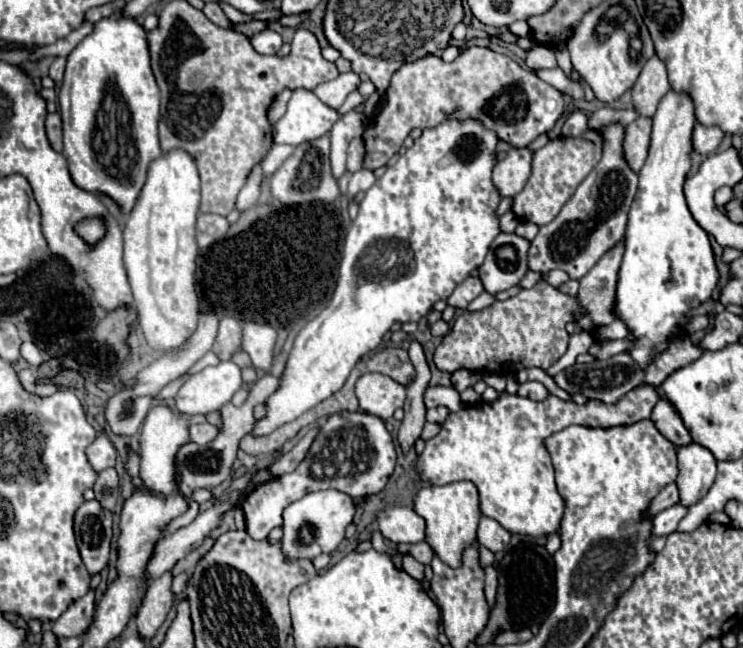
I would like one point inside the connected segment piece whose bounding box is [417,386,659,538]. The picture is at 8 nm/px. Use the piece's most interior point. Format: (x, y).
(498, 445)

